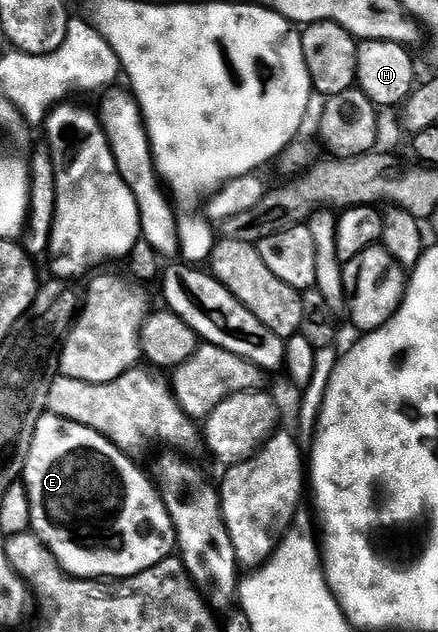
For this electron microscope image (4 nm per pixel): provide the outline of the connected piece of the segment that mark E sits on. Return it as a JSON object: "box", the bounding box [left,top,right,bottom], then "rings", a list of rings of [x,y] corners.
{"box":[22,411,177,579],"rings":[[[45,411],[42,419],[38,419],[38,427],[34,431],[32,446],[28,452],[28,458],[24,464],[22,482],[29,497],[31,532],[42,539],[44,546],[54,555],[56,562],[70,574],[71,577],[86,577],[89,579],[119,579],[122,577],[133,577],[158,563],[162,563],[167,557],[177,552],[175,525],[171,521],[170,511],[160,490],[154,484],[153,478],[148,477],[131,461],[129,454],[119,449],[110,439],[98,435],[90,427],[82,427],[82,423],[74,423],[62,419],[58,415]]]}

